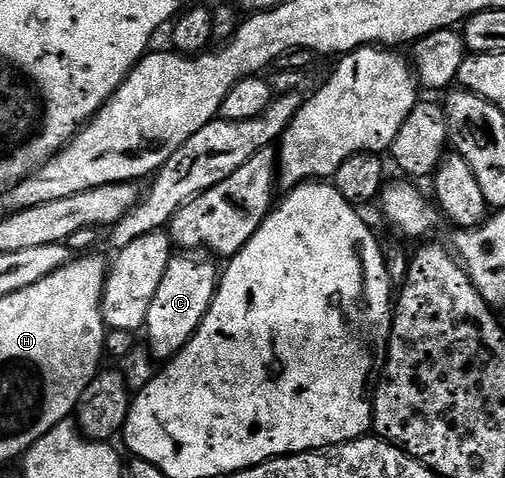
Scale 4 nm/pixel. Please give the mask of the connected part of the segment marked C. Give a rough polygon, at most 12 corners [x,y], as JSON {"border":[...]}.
{"border":[[176,254],[153,293],[145,346],[185,349],[221,278],[214,258]]}

